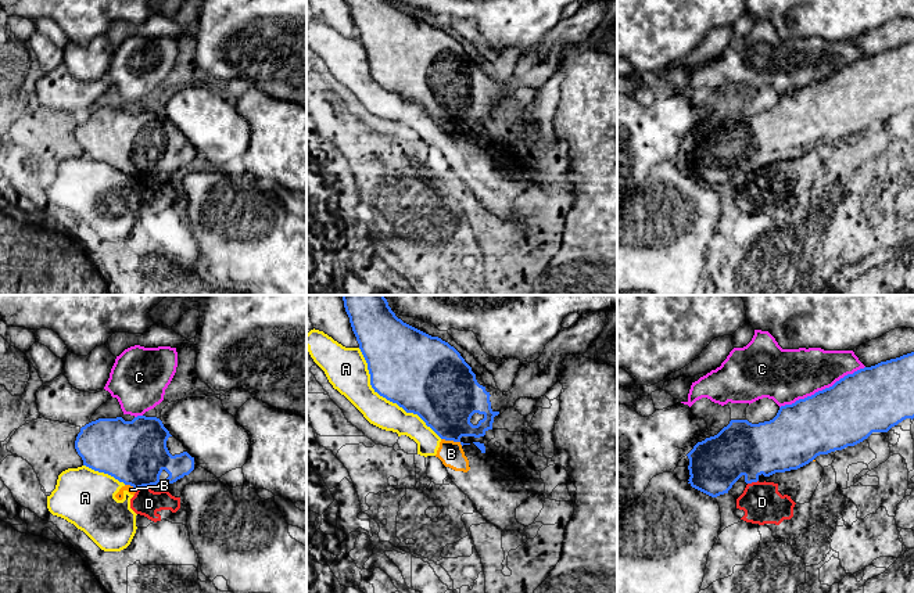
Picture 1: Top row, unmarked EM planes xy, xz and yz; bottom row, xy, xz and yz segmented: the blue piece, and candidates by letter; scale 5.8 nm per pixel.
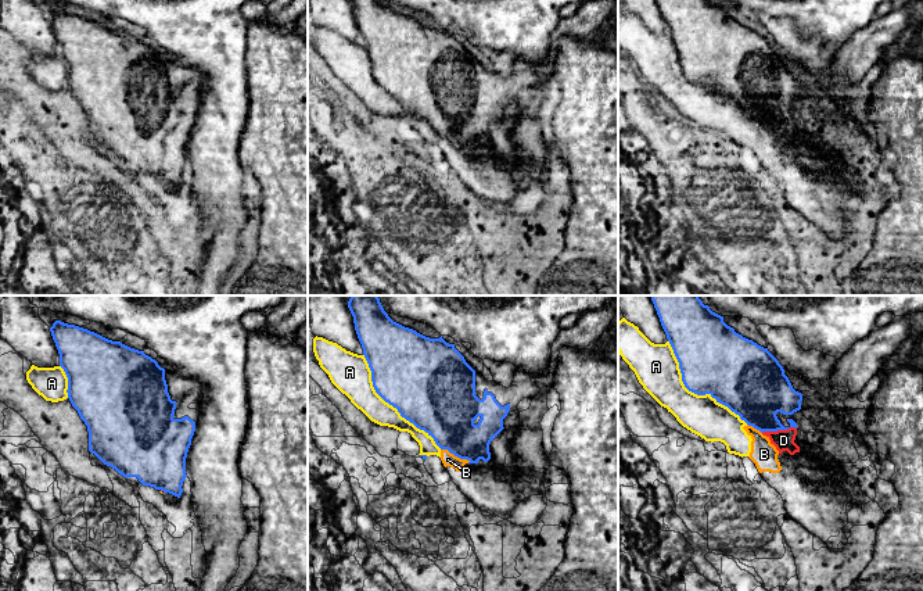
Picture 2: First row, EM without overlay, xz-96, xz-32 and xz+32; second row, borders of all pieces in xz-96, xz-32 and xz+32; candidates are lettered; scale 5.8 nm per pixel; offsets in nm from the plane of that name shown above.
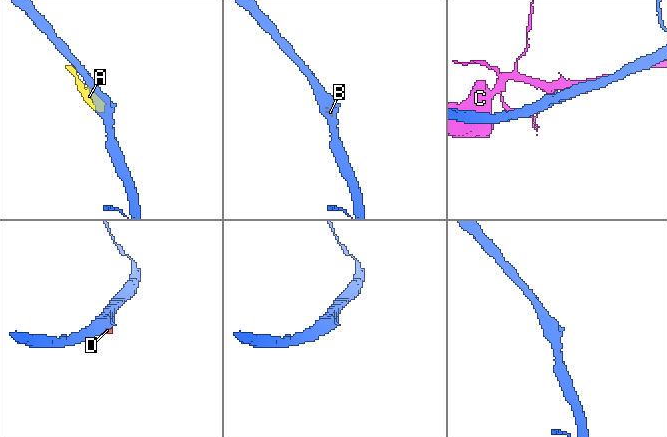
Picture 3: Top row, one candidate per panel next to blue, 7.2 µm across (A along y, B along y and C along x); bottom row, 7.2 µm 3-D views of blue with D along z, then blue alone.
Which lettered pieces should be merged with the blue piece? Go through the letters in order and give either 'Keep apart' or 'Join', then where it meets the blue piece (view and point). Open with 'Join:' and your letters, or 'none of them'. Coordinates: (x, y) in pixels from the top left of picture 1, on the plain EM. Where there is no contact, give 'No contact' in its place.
Join: none of them
A: Keep apart. Touches blue at xz (387, 89)
B: Keep apart. Touches blue at xz (452, 129)
C: Keep apart. Touches blue at yz (823, 79)
D: Keep apart. Touches blue at xy (142, 176)

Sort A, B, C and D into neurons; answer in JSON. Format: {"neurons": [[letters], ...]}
{"neurons": [["A", "B", "D"], ["C"]]}

